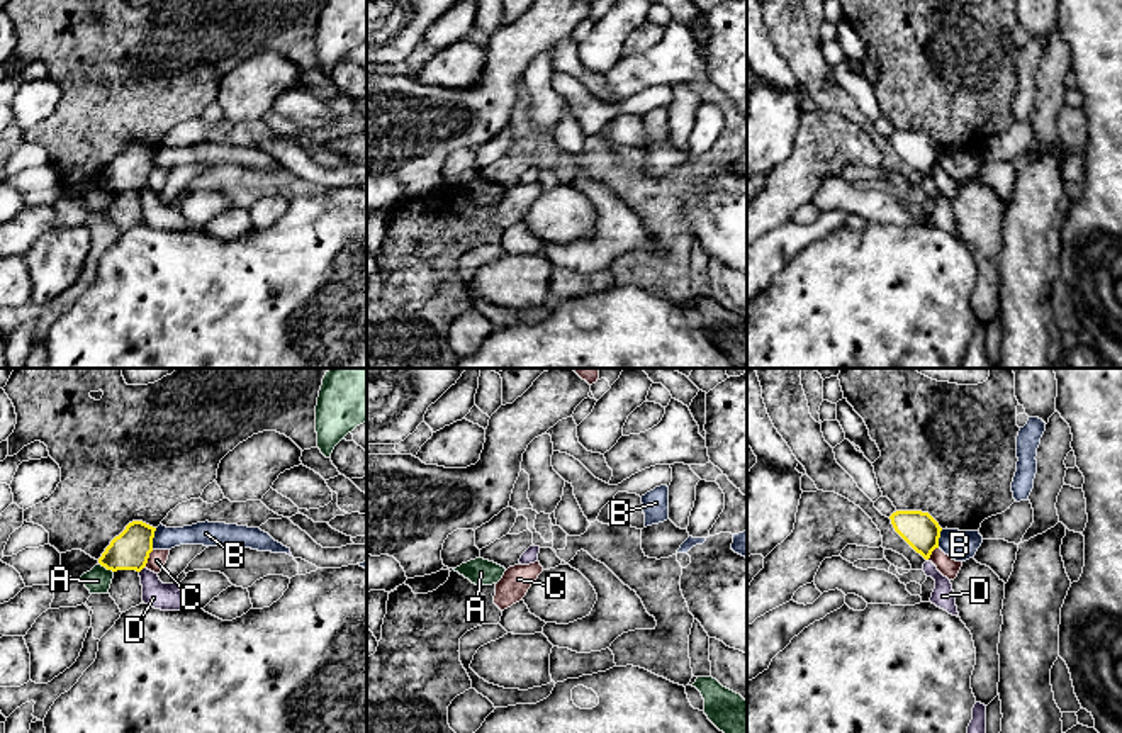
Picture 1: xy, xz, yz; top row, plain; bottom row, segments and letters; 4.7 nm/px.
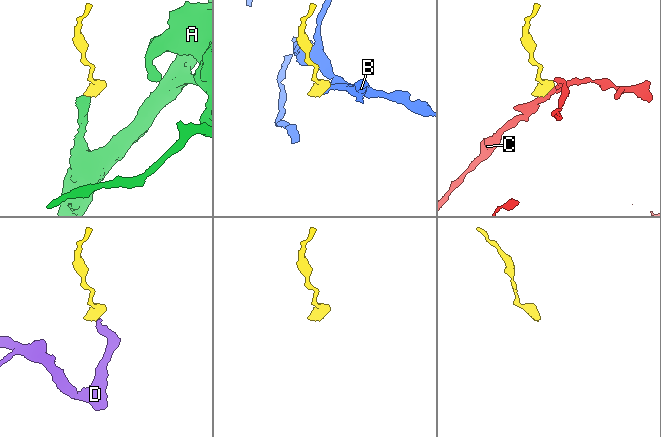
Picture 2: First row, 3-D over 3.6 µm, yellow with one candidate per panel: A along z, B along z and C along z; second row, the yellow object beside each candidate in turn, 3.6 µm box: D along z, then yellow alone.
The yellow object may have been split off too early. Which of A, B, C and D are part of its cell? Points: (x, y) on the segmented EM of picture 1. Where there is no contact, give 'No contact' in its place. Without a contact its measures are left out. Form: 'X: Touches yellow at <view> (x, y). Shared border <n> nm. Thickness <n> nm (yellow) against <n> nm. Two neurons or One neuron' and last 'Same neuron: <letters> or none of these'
A: Touches yellow at xy (106, 567). Shared border 90 nm. Thickness 180 nm (yellow) against 120 nm. Two neurons
B: Touches yellow at xy (151, 538). Shared border 110 nm. Thickness 180 nm (yellow) against 110 nm. Two neurons
C: Touches yellow at xy (148, 557). Shared border 100 nm. Thickness 180 nm (yellow) against 90 nm. Two neurons
D: Touches yellow at xy (141, 569). Shared border 40 nm. Thickness 180 nm (yellow) against 130 nm. Two neurons
Same neuron: none of these

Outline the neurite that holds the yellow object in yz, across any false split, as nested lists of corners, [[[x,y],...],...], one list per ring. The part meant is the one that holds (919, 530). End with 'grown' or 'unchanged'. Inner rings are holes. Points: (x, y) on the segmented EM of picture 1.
[[[896,511],[889,516],[895,531],[925,560],[939,548],[942,528],[922,511]]]; unchanged

